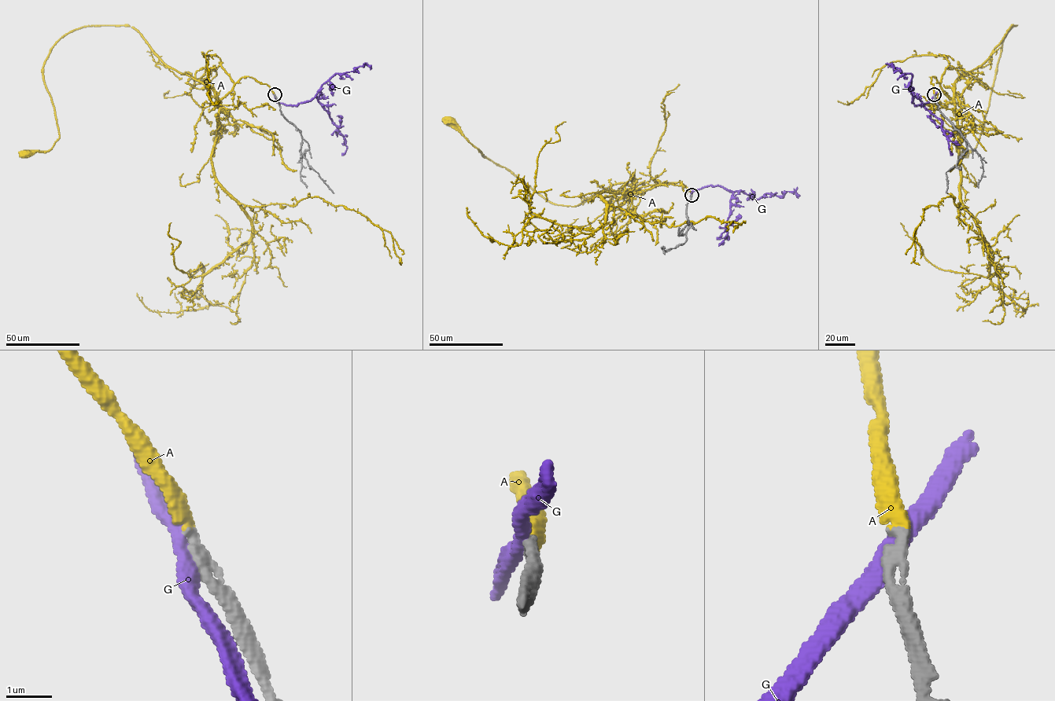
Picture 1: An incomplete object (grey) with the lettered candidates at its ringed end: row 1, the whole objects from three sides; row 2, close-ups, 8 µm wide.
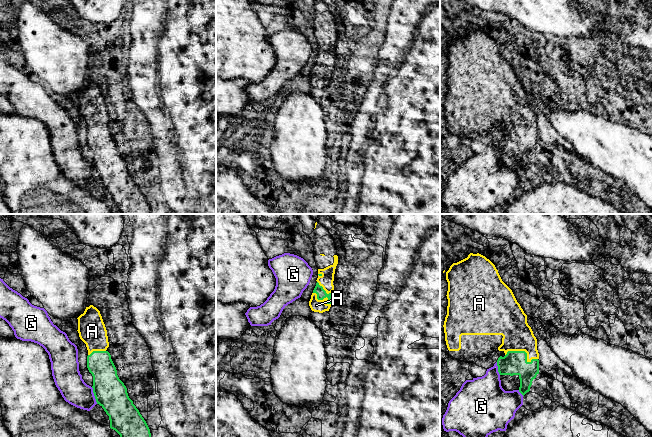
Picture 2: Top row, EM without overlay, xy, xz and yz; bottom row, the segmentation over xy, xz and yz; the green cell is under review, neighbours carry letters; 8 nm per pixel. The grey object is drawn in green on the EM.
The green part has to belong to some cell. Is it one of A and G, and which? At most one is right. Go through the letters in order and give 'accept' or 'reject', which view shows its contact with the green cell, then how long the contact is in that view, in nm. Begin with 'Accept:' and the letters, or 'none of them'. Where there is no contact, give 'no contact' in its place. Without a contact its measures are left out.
Accept: A
A: accept | yz | 260 nm
G: reject | xy | 140 nm

